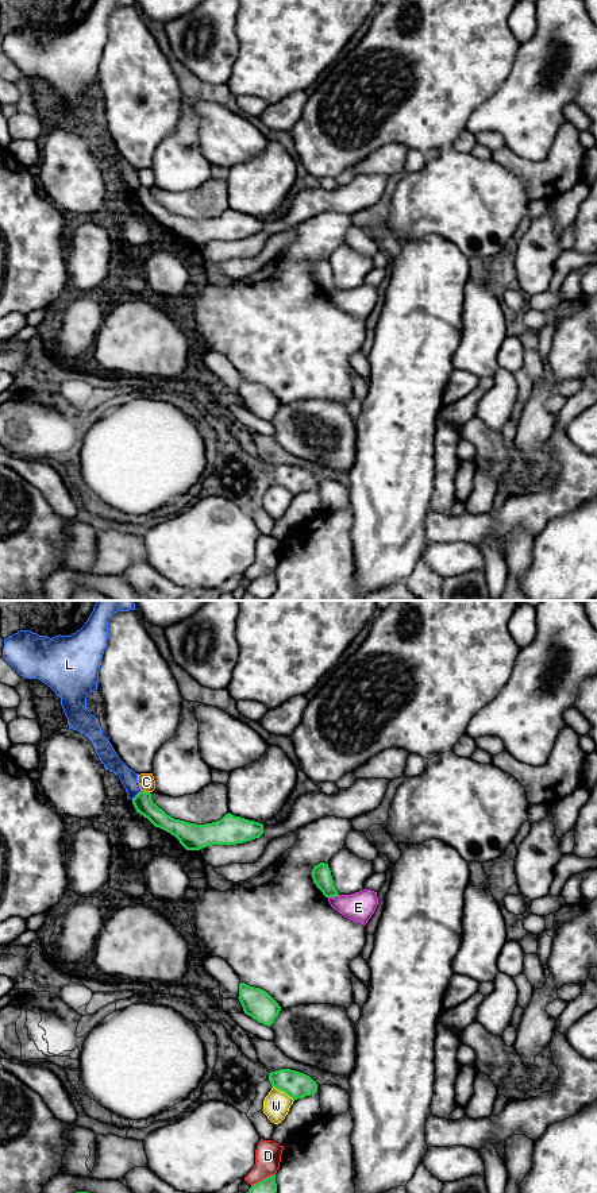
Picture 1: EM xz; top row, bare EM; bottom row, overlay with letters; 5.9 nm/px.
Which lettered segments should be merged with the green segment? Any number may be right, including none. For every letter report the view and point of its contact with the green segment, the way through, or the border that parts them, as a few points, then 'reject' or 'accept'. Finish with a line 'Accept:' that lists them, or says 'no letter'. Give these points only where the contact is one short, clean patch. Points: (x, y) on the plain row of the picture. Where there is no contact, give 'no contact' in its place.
C: meets green in xz at (146, 188); reject
D: meets green in xz at (262, 575); reject
E: meets green in xz at (332, 292); border along xz (338, 289), (328, 293); reject
L: meets green in xz at (137, 190); reject
W: meets green in xz at (284, 486); reject
Accept: no letter

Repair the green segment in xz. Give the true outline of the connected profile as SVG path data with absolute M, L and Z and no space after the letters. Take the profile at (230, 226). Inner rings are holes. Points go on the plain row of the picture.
M140 186L132 200L140 211L155 223L174 231L186 246L200 246L212 240L243 239L263 229L263 220L232 209L226 209L220 216L196 220L174 215L159 204L150 188Z

